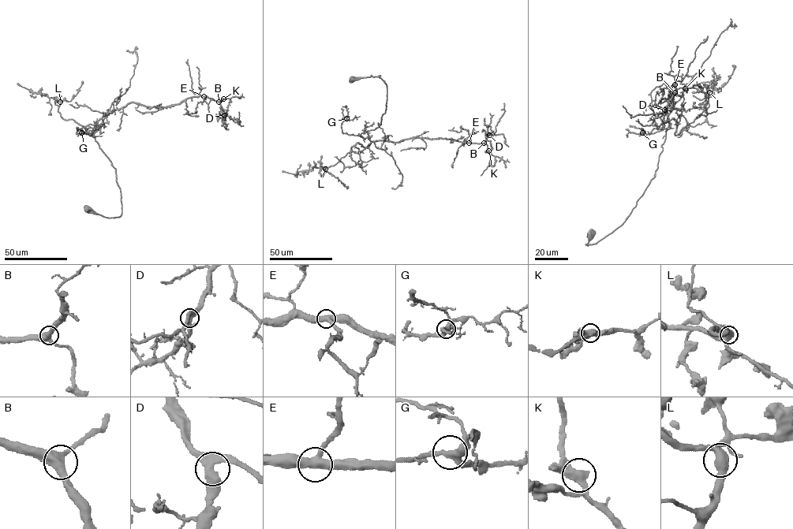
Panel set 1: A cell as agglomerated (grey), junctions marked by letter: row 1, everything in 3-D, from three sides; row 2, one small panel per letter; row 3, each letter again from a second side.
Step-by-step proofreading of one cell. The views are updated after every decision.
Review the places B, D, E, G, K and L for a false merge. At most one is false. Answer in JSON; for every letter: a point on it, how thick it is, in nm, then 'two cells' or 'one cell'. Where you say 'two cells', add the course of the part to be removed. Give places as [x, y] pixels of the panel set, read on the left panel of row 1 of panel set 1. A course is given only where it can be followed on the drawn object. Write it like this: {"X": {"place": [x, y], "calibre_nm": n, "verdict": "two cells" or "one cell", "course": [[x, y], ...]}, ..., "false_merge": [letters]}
{"B": {"place": [218, 102], "calibre_nm": 480, "verdict": "one cell"}, "D": {"place": [224, 115], "calibre_nm": 400, "verdict": "one cell"}, "E": {"place": [203, 96], "calibre_nm": 440, "verdict": "one cell"}, "G": {"place": [81, 132], "calibre_nm": 360, "verdict": "one cell"}, "K": {"place": [223, 98], "calibre_nm": 440, "verdict": "one cell"}, "L": {"place": [60, 102], "calibre_nm": 440, "verdict": "one cell"}, "false_merge": []}

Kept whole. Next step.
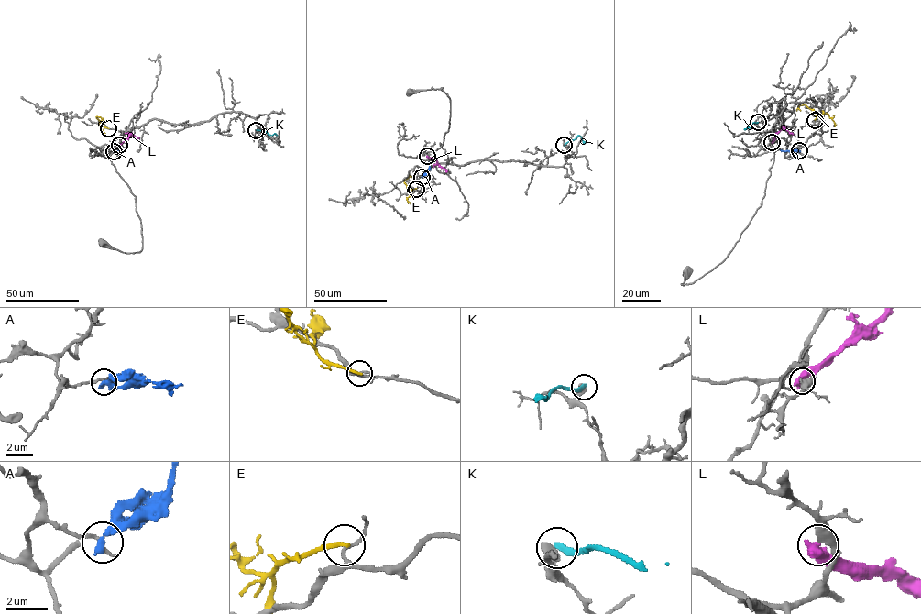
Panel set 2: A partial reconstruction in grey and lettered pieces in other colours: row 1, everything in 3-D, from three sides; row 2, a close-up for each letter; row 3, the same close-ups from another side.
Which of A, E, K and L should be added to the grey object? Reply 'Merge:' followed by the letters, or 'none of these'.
Merge: none of these

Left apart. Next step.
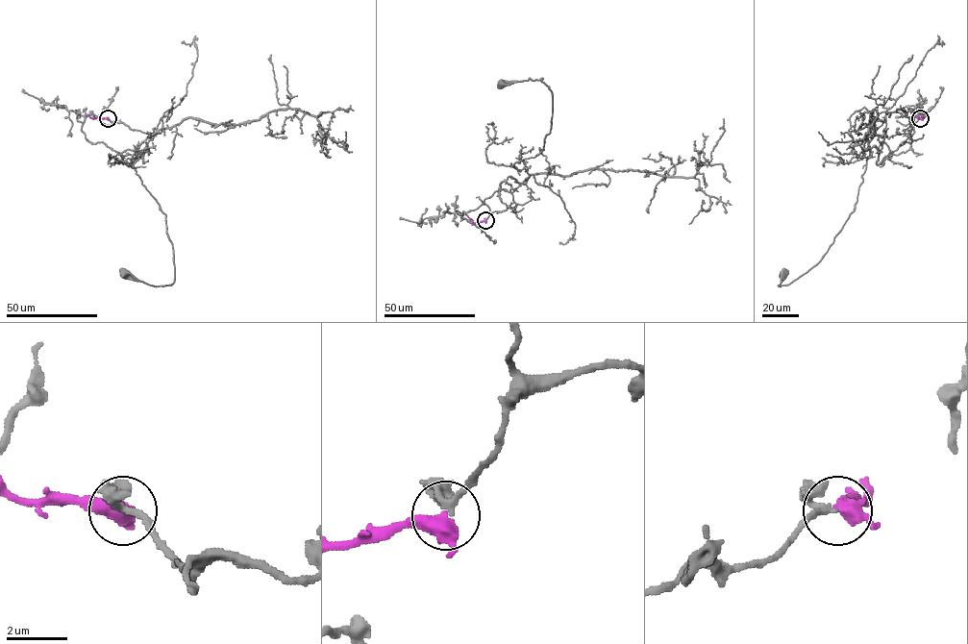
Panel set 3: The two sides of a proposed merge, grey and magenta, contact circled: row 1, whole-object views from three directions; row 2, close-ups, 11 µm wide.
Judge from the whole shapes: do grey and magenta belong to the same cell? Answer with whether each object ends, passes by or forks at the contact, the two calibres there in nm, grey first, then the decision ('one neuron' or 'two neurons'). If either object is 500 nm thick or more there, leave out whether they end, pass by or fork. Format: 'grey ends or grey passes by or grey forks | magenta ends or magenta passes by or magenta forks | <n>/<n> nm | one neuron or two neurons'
grey passes by | magenta passes by | 180/440 nm | one neuron

